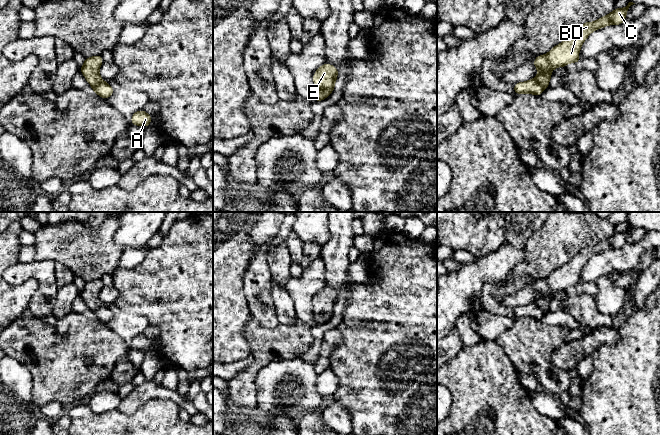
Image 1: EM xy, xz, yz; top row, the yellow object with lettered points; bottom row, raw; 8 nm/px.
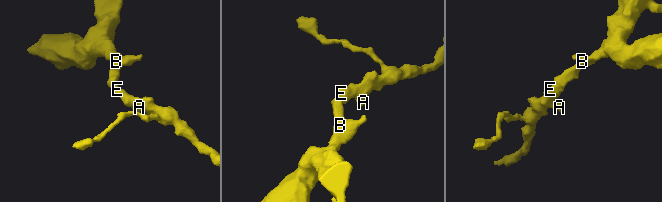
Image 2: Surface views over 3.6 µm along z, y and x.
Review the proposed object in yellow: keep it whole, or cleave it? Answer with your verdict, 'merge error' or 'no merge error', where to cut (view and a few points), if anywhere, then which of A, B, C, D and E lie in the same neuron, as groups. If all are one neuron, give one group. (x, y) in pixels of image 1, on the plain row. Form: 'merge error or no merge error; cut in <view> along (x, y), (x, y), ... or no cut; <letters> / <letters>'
no merge error; no cut; A B C D E

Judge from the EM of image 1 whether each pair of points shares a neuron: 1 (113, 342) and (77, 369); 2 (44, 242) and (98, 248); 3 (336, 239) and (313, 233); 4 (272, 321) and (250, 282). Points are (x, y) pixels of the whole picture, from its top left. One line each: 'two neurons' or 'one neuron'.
1: one neuron
2: one neuron
3: two neurons
4: one neuron

